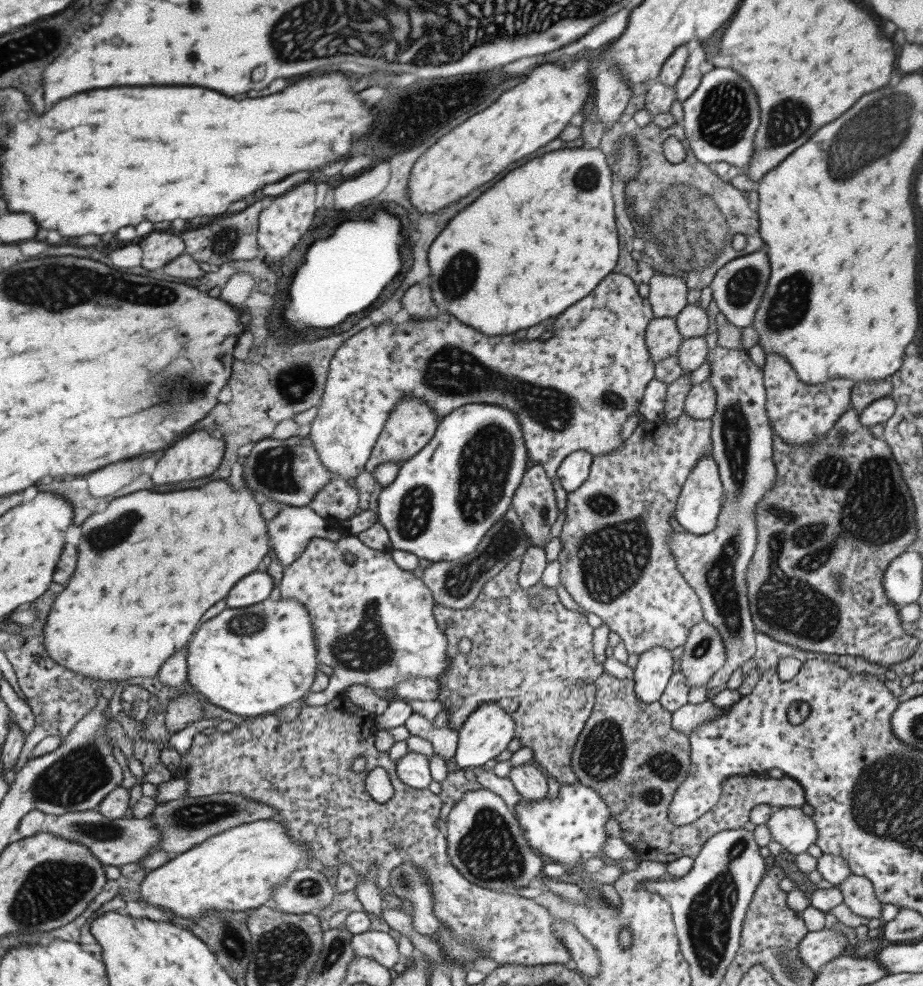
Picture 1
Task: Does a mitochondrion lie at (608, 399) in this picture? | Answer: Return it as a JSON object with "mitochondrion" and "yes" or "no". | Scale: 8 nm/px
{"mitochondrion":"yes"}

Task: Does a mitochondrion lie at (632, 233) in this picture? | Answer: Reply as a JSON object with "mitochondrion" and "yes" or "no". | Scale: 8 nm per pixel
{"mitochondrion":"yes"}

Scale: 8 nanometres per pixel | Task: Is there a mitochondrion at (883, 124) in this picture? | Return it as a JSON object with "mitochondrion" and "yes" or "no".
{"mitochondrion":"yes"}

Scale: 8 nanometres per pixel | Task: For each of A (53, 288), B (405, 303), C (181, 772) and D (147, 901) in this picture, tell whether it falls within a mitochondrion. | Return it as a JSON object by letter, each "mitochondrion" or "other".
{"A":"mitochondrion","B":"other","C":"other","D":"other"}

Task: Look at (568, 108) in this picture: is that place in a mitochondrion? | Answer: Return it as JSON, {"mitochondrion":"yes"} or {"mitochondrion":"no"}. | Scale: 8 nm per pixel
{"mitochondrion":"no"}

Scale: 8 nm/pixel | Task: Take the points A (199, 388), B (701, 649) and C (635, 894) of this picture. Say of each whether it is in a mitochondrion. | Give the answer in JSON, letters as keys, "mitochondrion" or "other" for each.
{"A":"mitochondrion","B":"mitochondrion","C":"other"}

